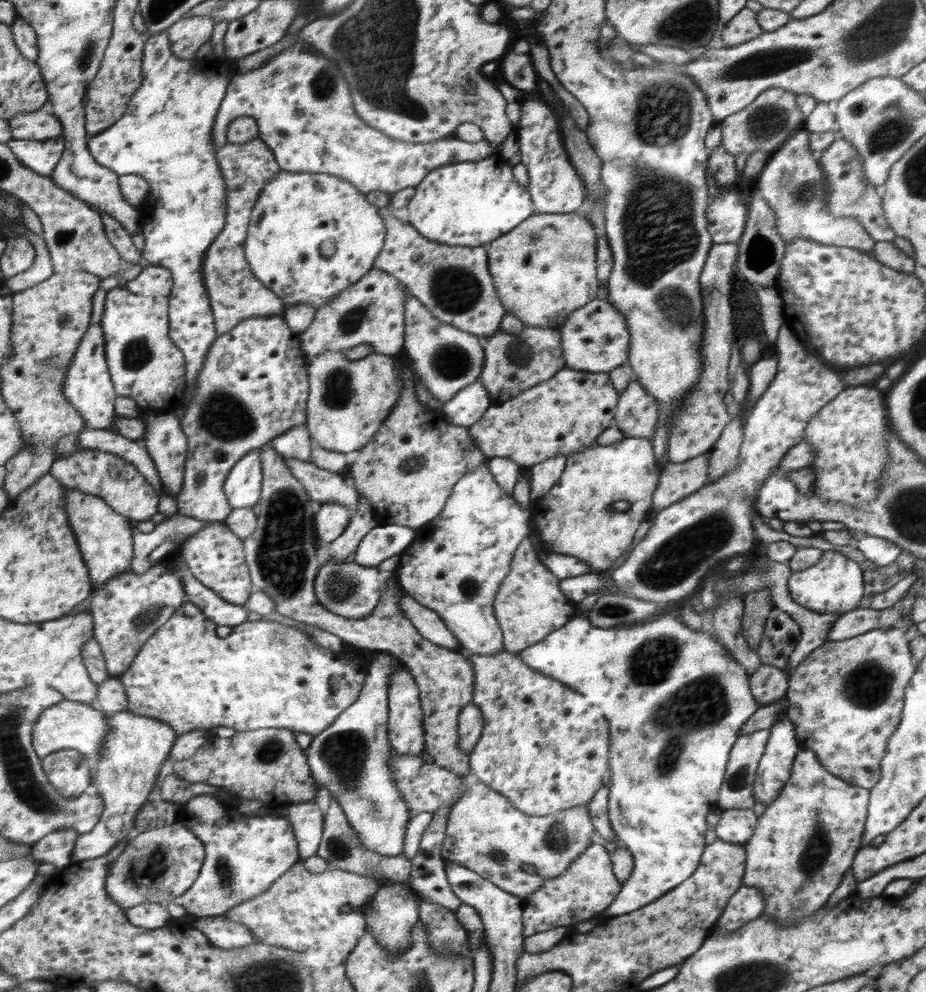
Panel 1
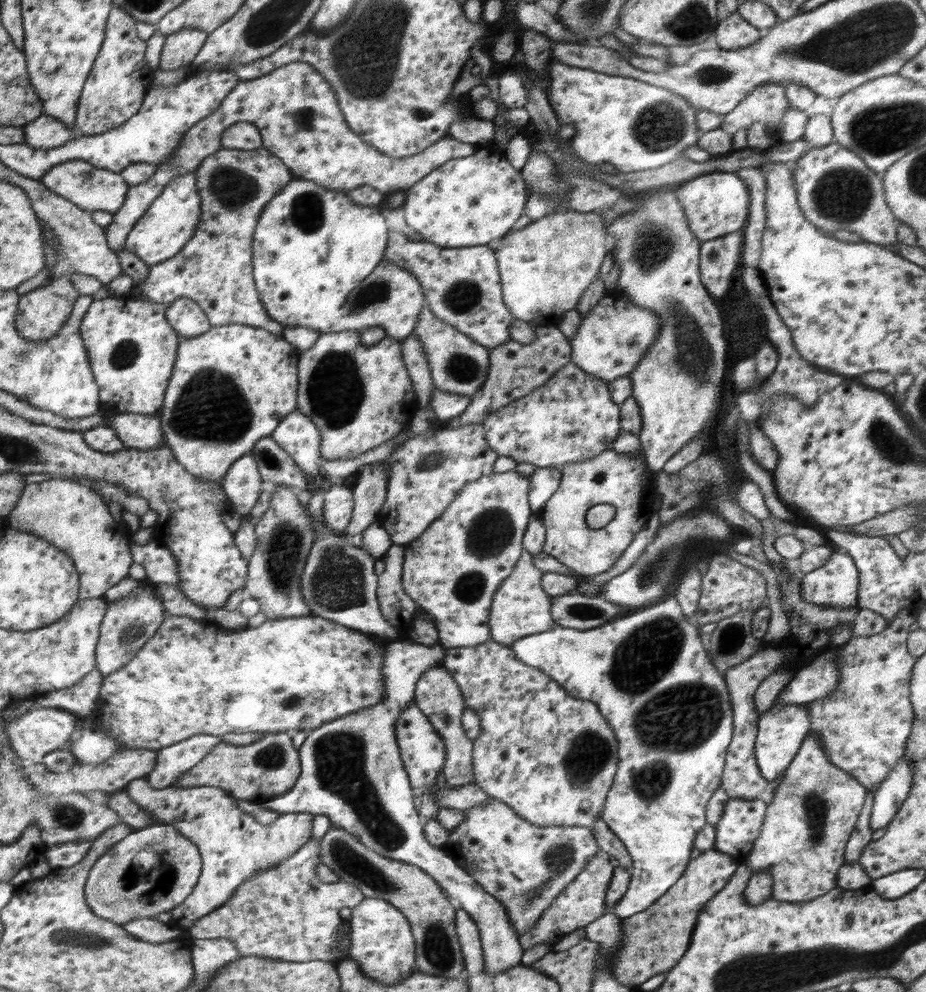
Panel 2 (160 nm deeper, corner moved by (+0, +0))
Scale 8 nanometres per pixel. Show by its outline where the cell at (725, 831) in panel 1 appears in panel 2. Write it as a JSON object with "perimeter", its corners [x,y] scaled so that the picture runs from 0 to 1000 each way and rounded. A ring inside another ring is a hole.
{"perimeter":[[[787,805],[783,810],[781,822],[774,829],[770,855],[787,861],[797,871],[805,871],[815,847],[821,841],[821,834],[828,818],[827,808],[820,805]]]}

